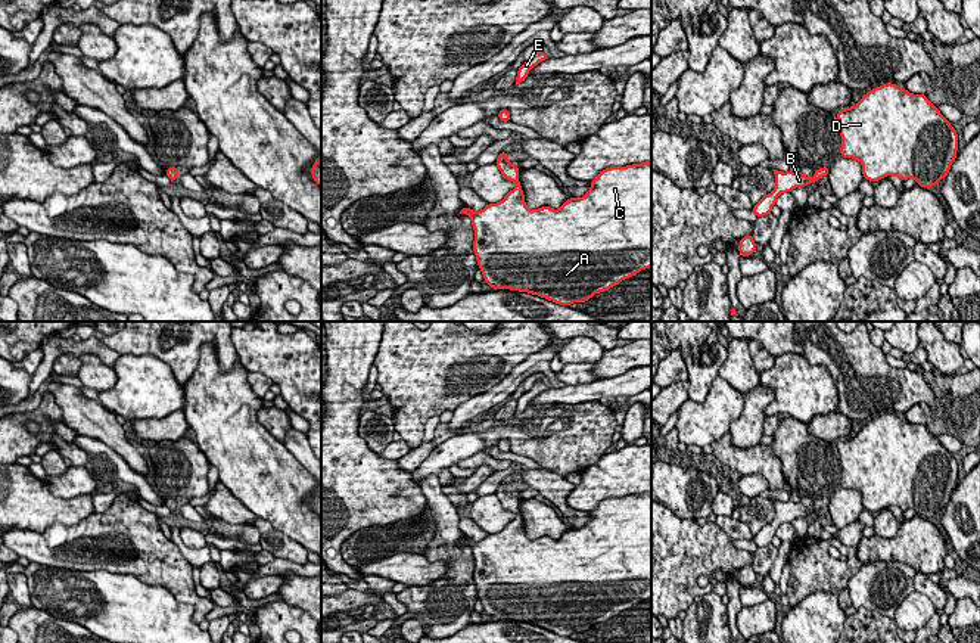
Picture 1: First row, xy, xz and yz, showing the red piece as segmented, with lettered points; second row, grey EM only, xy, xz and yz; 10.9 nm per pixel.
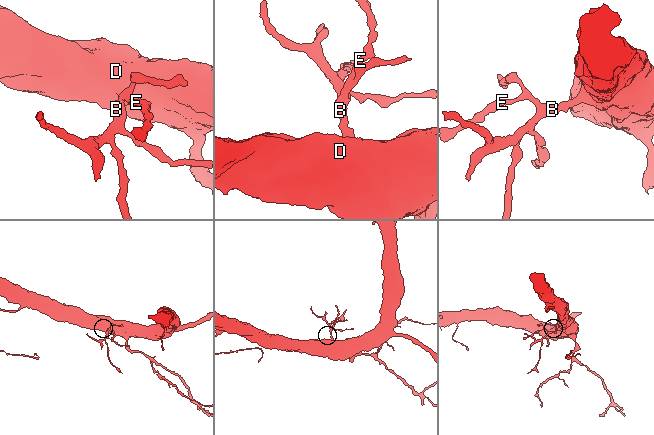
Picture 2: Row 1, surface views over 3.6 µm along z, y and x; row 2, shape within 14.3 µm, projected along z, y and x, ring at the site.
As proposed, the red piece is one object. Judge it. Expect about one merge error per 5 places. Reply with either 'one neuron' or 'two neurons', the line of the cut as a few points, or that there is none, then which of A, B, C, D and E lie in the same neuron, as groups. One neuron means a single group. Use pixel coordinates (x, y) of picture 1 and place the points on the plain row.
one neuron; cut none; groups A B C D E

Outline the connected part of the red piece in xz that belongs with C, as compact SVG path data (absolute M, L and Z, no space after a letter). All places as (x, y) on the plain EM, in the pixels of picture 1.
M504 481L495 494L505 510L516 513L514 519L503 531L488 534L480 541L473 541L469 537L458 541L458 546L467 544L470 547L477 597L492 619L528 622L570 637L573 633L587 633L595 624L606 622L651 597L651 491L600 501L589 512L591 519L582 528L572 526L559 540L551 537L529 540L519 512L519 497L508 493L508 485Z

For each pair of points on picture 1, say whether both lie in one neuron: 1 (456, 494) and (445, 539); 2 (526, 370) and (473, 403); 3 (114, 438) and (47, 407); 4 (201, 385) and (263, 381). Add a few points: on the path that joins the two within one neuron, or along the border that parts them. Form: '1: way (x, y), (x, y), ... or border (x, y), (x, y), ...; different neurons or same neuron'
1: border (441, 485), (441, 490), (457, 508); different neurons
2: way (513, 379), (498, 394), (487, 400); same neuron
3: border (44, 393), (53, 397), (64, 422); different neurons
4: border (248, 370), (246, 381), (249, 387), (263, 398); different neurons

